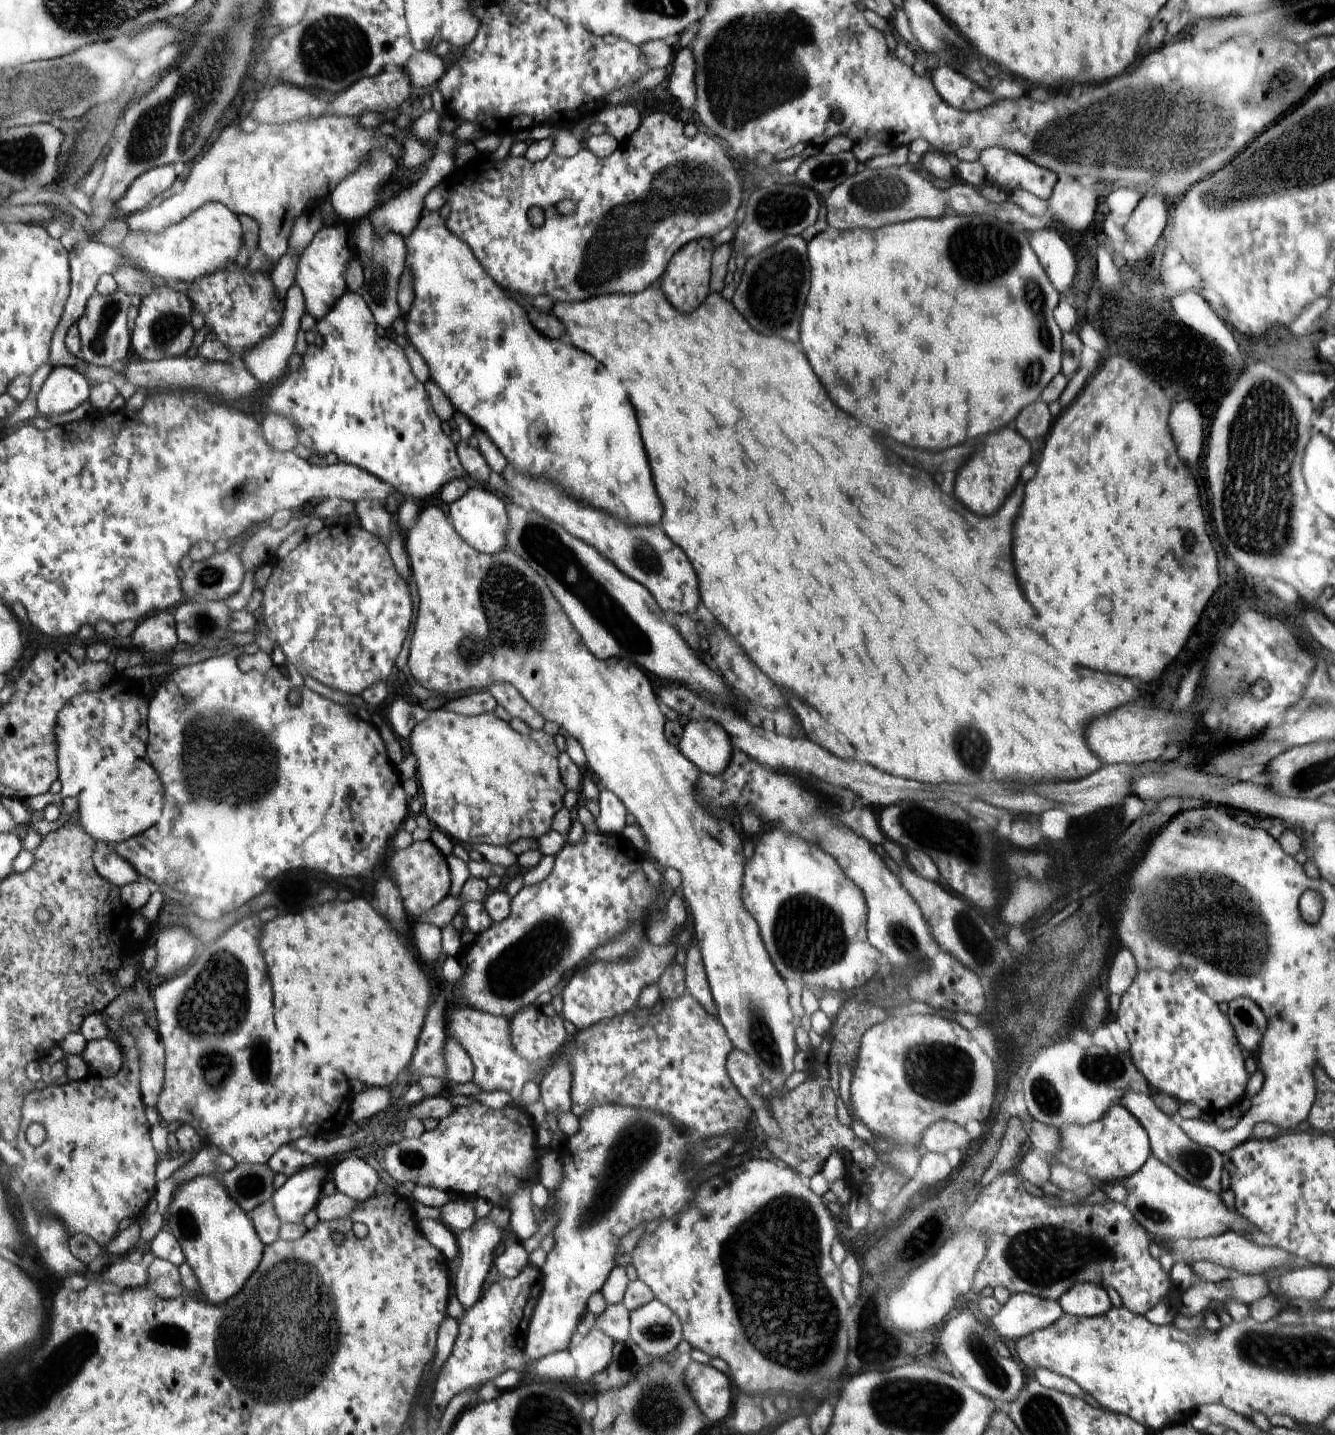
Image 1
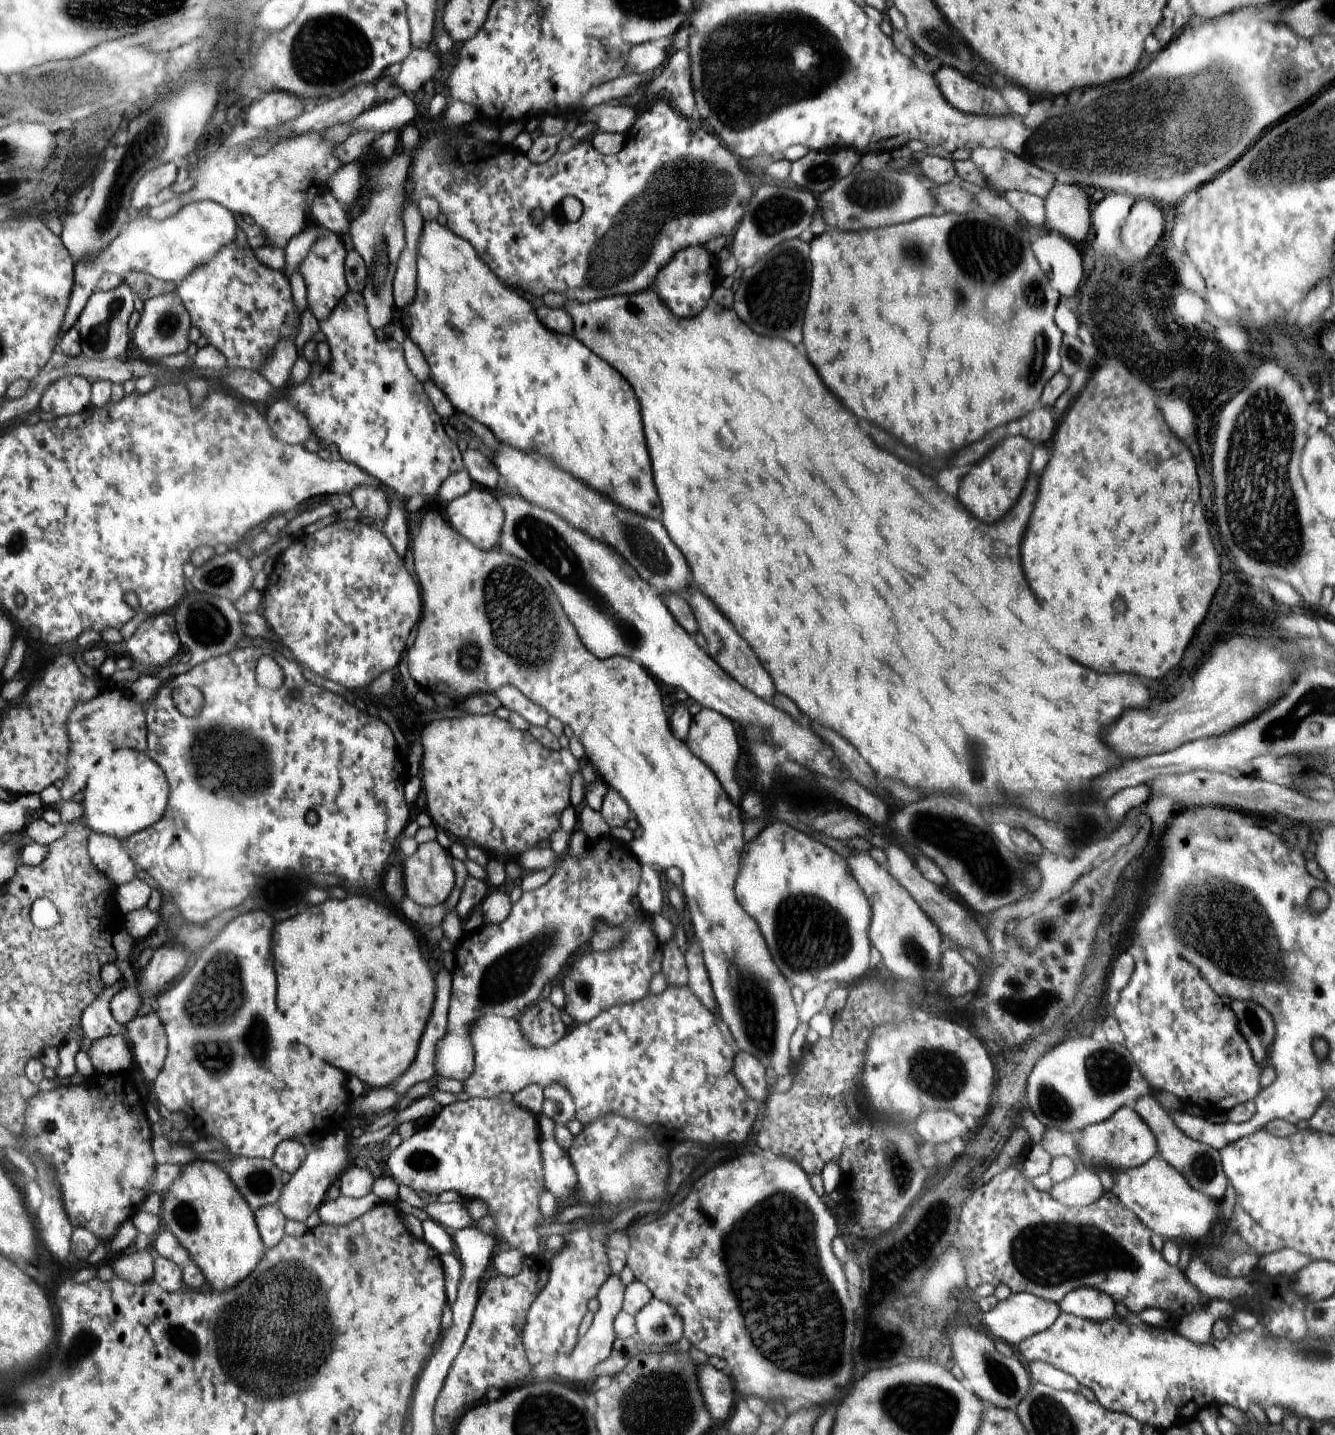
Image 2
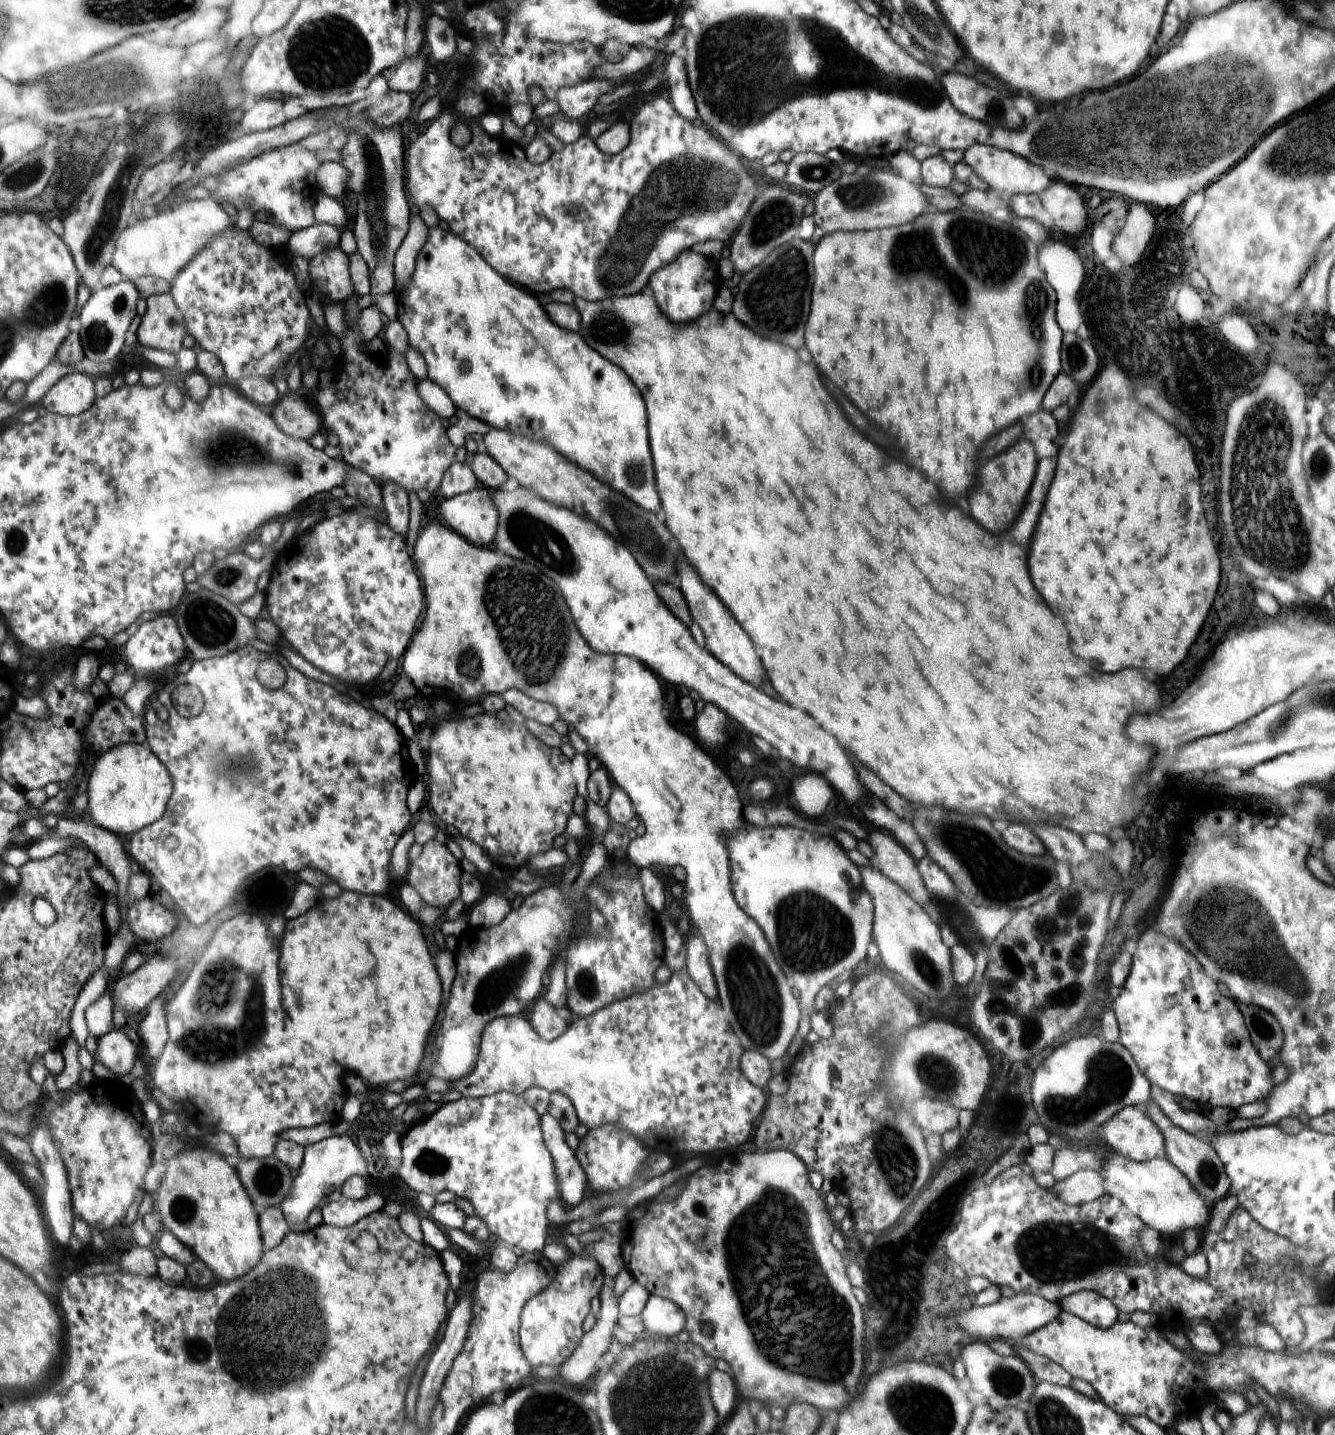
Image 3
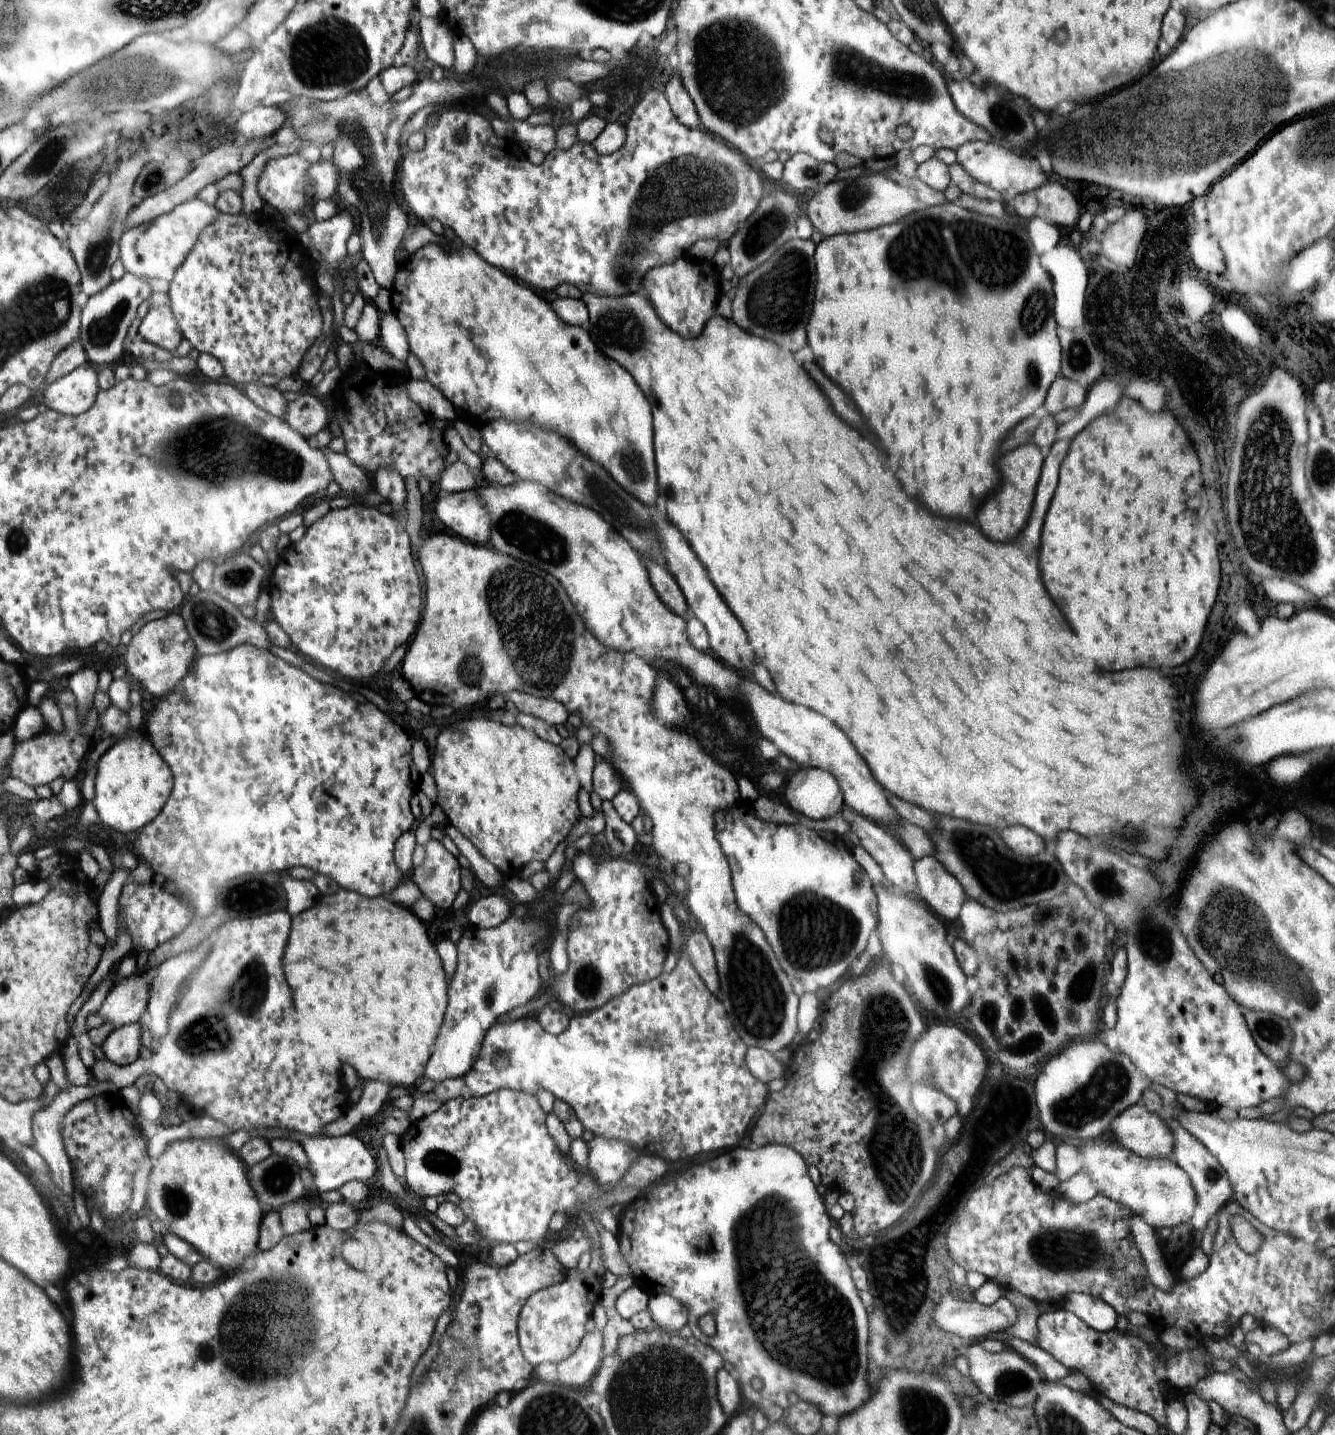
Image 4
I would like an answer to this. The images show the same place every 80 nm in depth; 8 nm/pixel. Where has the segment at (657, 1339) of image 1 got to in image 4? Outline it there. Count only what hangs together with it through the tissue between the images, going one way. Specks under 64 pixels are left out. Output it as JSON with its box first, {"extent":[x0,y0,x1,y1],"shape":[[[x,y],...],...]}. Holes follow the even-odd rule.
{"extent":[647,1295,688,1332],"shape":[[[650,1295],[647,1310],[650,1312],[656,1327],[661,1330],[673,1332],[674,1326],[676,1326],[675,1332],[678,1332],[682,1326],[686,1326],[688,1310],[678,1299],[672,1298],[671,1295]]]}

